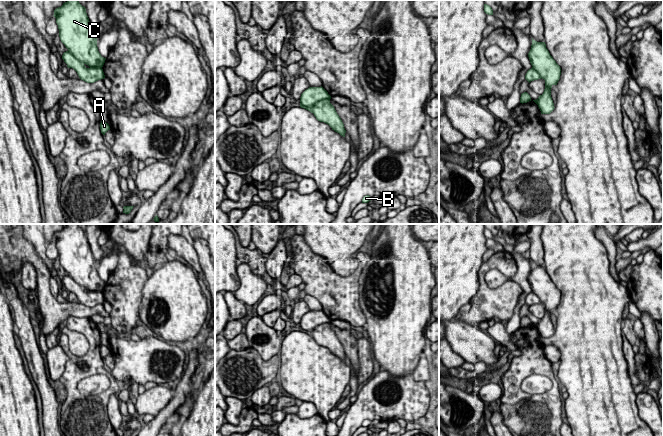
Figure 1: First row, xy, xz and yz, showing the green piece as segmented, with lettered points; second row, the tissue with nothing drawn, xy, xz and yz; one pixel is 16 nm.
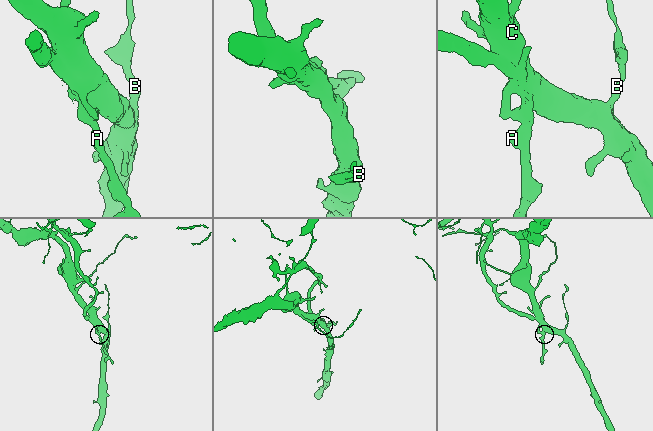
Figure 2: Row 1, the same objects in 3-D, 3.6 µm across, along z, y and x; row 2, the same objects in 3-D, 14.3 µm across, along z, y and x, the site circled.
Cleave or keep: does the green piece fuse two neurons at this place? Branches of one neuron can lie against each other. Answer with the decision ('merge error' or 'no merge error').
merge error

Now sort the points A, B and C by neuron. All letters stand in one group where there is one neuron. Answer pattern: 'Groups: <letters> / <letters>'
Groups: A / B C

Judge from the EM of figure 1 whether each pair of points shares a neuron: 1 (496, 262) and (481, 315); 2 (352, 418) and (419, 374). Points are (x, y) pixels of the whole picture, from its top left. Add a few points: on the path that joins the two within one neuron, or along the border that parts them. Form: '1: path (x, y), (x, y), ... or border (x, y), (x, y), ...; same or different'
1: path (482, 272), (482, 301); same
2: border (411, 375), (415, 380), (422, 380), (424, 382); different

